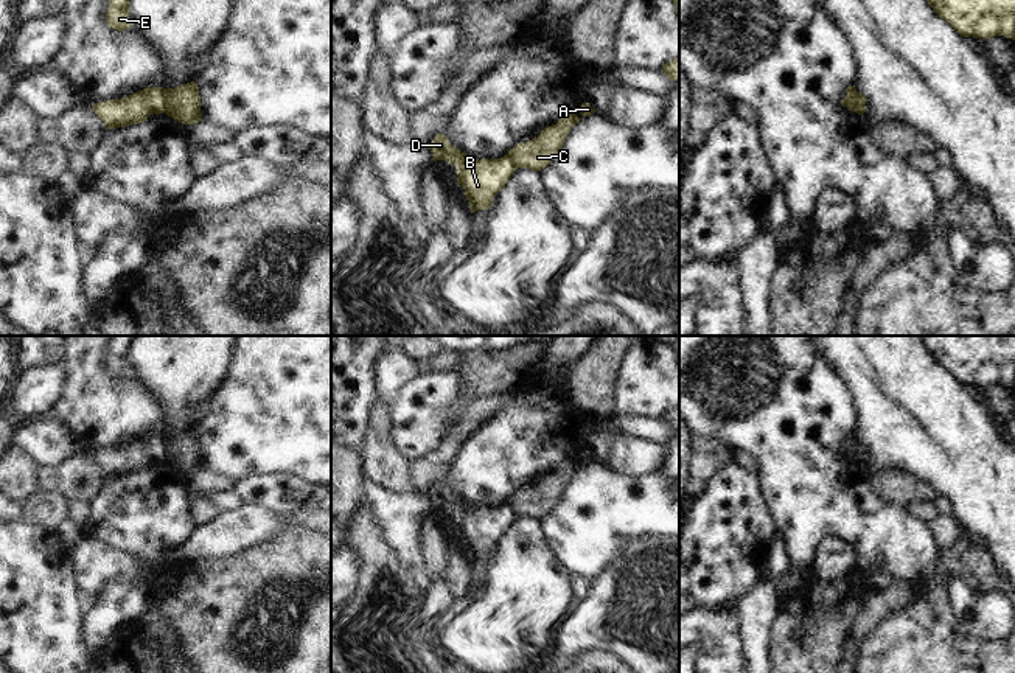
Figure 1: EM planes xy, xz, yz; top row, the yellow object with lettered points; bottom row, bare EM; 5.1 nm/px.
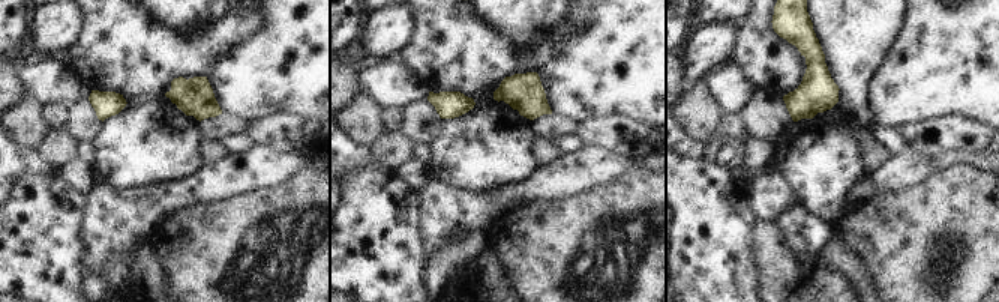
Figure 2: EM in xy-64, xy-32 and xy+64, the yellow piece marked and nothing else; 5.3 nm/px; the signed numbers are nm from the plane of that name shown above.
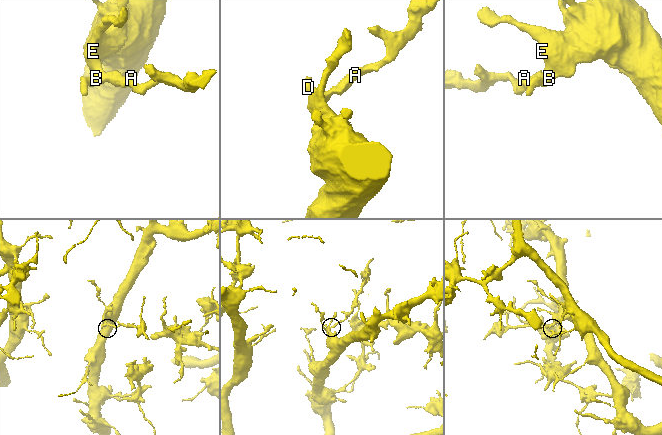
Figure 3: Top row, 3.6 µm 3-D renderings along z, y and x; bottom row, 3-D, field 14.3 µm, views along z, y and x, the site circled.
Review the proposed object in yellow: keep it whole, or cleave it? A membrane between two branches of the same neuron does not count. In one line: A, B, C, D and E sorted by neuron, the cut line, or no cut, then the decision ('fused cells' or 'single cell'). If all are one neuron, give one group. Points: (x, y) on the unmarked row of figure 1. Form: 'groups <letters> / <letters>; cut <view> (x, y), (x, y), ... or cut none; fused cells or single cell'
groups A C / B D E; cut xy (162, 437), (165, 459); fused cells

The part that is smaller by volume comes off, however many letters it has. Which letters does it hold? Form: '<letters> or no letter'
A, C

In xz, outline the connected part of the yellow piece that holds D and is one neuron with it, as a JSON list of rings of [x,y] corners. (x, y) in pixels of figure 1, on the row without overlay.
[[[443,480],[437,482],[427,496],[434,504],[434,510],[445,508],[455,514],[457,530],[465,538],[471,561],[488,558],[493,553],[493,546],[516,519],[507,504],[501,507],[471,508],[465,500],[452,494]]]

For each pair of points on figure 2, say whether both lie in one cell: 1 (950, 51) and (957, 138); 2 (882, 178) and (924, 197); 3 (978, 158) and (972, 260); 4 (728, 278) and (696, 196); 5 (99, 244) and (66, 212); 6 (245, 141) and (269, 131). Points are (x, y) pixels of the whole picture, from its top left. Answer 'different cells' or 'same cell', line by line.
1: different cells
2: different cells
3: different cells
4: same cell
5: different cells
6: different cells

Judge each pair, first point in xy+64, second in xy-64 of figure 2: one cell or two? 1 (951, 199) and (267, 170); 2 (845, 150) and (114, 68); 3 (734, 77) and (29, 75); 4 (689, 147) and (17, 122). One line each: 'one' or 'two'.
1: two
2: one
3: one
4: two

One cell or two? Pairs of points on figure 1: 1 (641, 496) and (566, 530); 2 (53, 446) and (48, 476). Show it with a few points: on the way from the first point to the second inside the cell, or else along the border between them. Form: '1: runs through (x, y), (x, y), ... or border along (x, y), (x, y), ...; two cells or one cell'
1: runs through (622, 509), (602, 512), (585, 529); one cell
2: border along (42, 465), (53, 465), (56, 468); two cells

